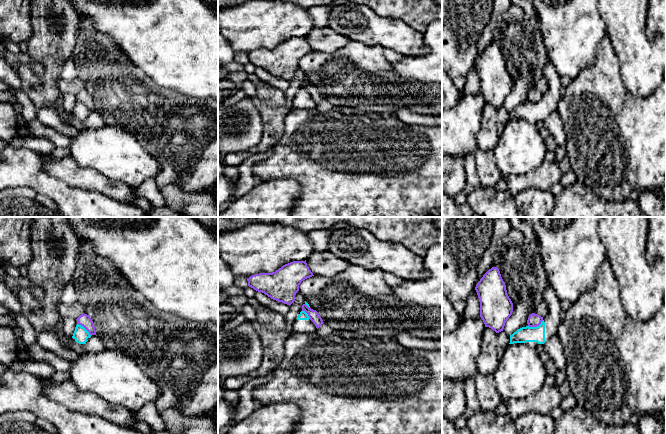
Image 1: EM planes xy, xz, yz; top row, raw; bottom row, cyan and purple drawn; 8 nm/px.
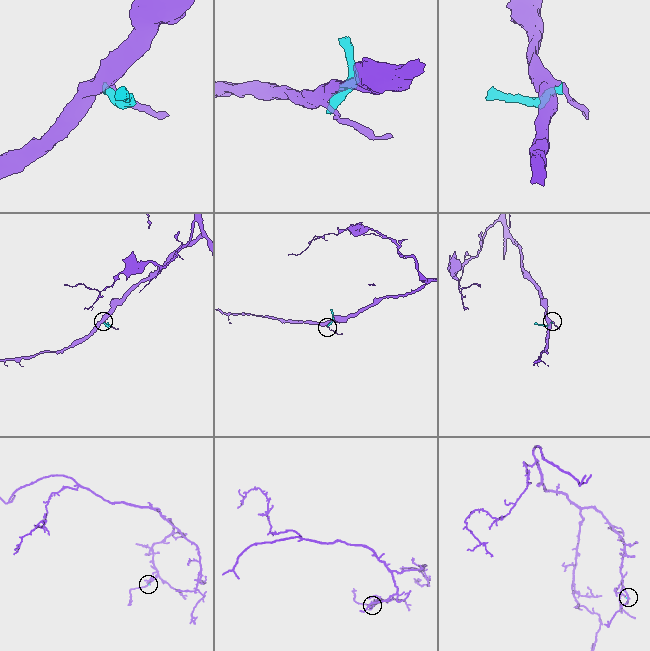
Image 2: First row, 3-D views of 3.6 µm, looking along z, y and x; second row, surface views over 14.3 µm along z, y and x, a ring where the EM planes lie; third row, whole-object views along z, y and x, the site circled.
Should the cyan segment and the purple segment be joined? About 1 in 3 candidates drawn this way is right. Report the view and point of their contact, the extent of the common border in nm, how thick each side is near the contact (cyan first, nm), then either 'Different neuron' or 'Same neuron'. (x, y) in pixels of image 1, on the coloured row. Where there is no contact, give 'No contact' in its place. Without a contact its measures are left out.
Touches cyan at yz (535, 327). Shared border 140 nm. Thickness 130 nm (cyan) against 110 nm. Different neuron

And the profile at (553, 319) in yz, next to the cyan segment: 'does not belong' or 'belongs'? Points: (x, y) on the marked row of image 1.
belongs

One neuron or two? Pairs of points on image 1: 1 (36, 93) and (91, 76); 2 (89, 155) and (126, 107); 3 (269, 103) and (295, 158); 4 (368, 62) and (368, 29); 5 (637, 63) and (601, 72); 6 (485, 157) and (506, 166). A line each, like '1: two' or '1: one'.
1: two
2: two
3: two
4: two
5: two
6: two

